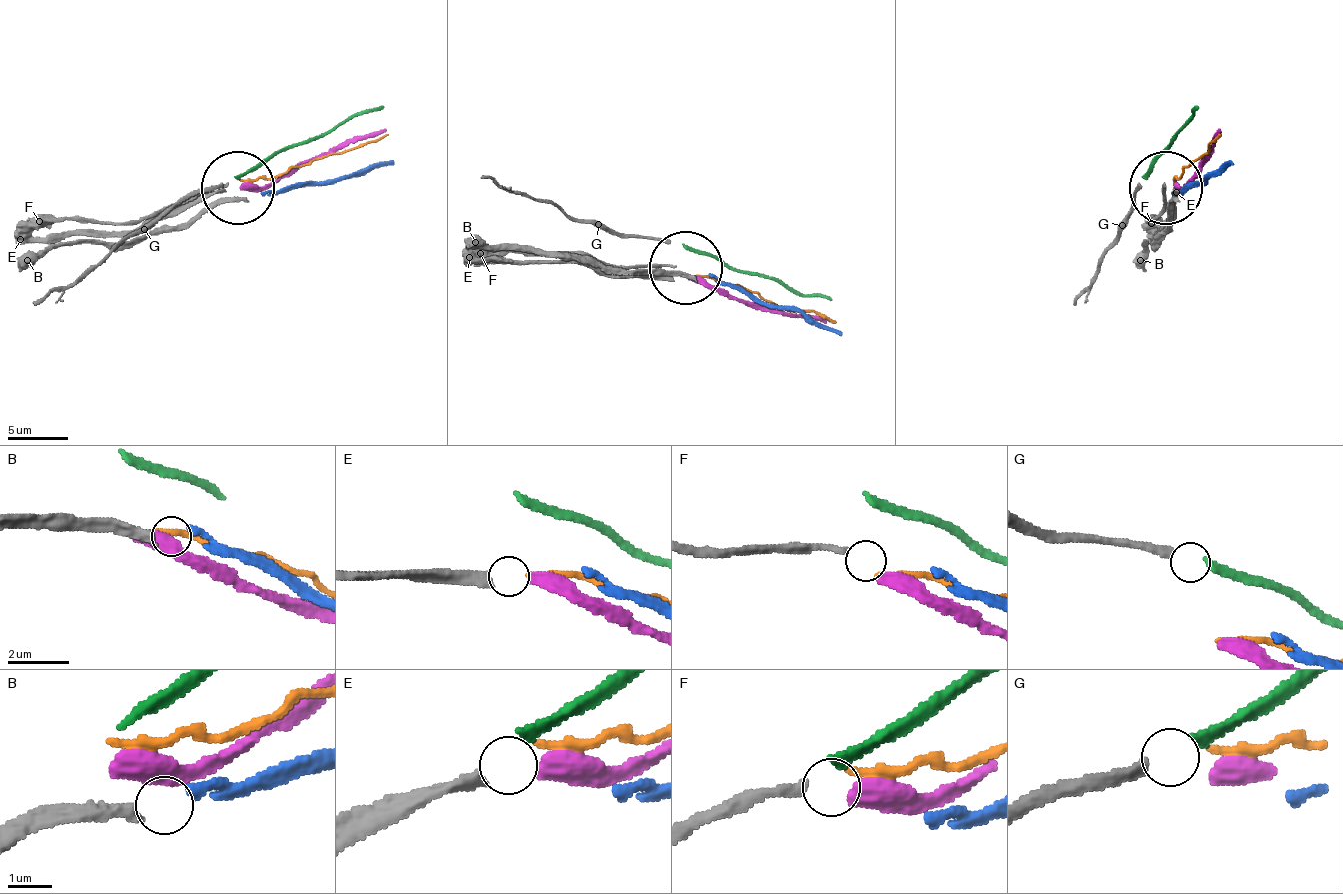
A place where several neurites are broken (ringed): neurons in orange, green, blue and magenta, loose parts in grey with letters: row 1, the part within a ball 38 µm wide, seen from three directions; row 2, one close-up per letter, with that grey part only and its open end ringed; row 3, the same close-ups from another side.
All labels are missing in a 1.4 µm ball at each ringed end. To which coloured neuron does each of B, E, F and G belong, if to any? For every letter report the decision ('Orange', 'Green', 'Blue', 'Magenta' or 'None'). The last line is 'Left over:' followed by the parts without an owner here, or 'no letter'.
B: None
E: Magenta
F: None
G: Green
Left over: B, F

